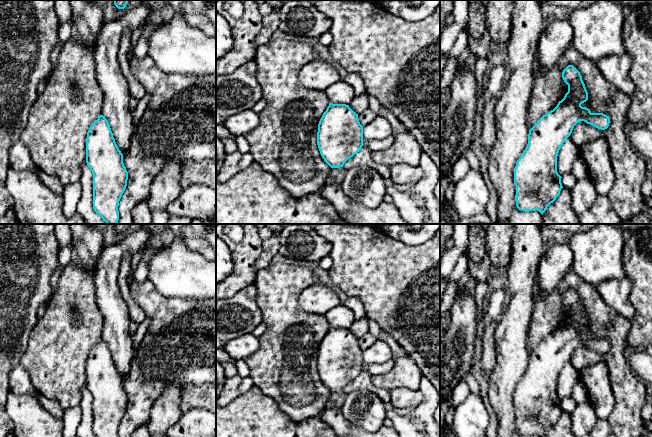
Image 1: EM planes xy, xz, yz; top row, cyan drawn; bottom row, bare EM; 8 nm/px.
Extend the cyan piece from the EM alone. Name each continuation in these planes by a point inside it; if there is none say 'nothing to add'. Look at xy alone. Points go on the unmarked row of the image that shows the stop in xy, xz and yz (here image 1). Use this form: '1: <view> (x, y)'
nothing to add

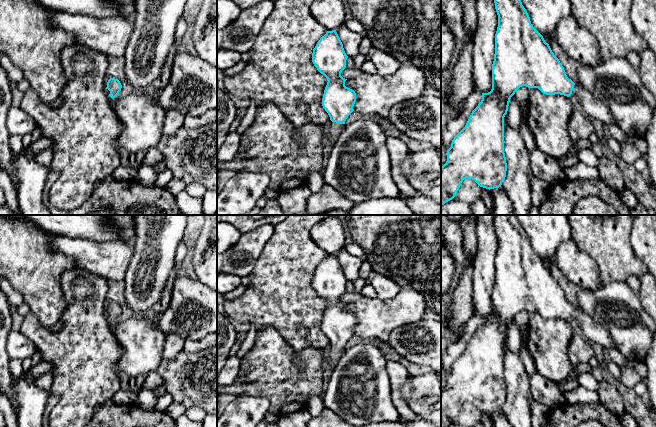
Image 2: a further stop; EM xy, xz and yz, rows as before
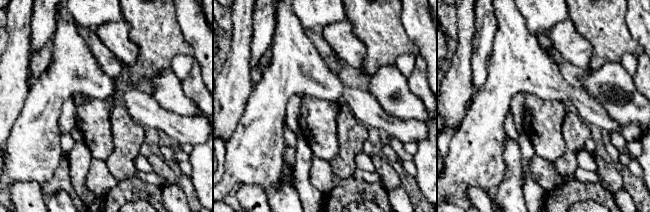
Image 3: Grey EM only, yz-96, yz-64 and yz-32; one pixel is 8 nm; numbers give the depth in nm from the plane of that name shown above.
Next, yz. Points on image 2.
1: yz (594, 332)

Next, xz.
1: xz (332, 358)

